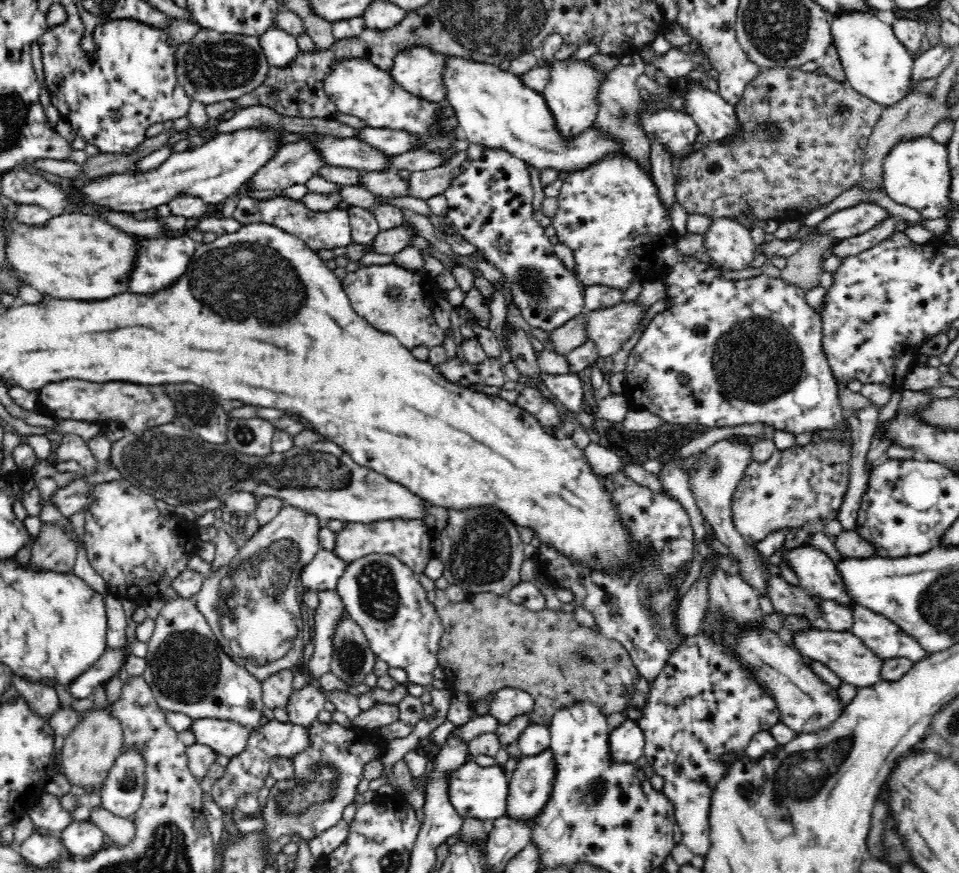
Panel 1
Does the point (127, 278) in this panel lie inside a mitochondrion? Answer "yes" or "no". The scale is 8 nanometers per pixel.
no

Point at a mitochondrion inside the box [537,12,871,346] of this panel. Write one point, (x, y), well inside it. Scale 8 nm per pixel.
(771, 132)

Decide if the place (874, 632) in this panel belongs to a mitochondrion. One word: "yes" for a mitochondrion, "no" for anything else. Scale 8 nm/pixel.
no

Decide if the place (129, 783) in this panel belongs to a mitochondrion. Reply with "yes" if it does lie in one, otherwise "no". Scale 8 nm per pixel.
yes

